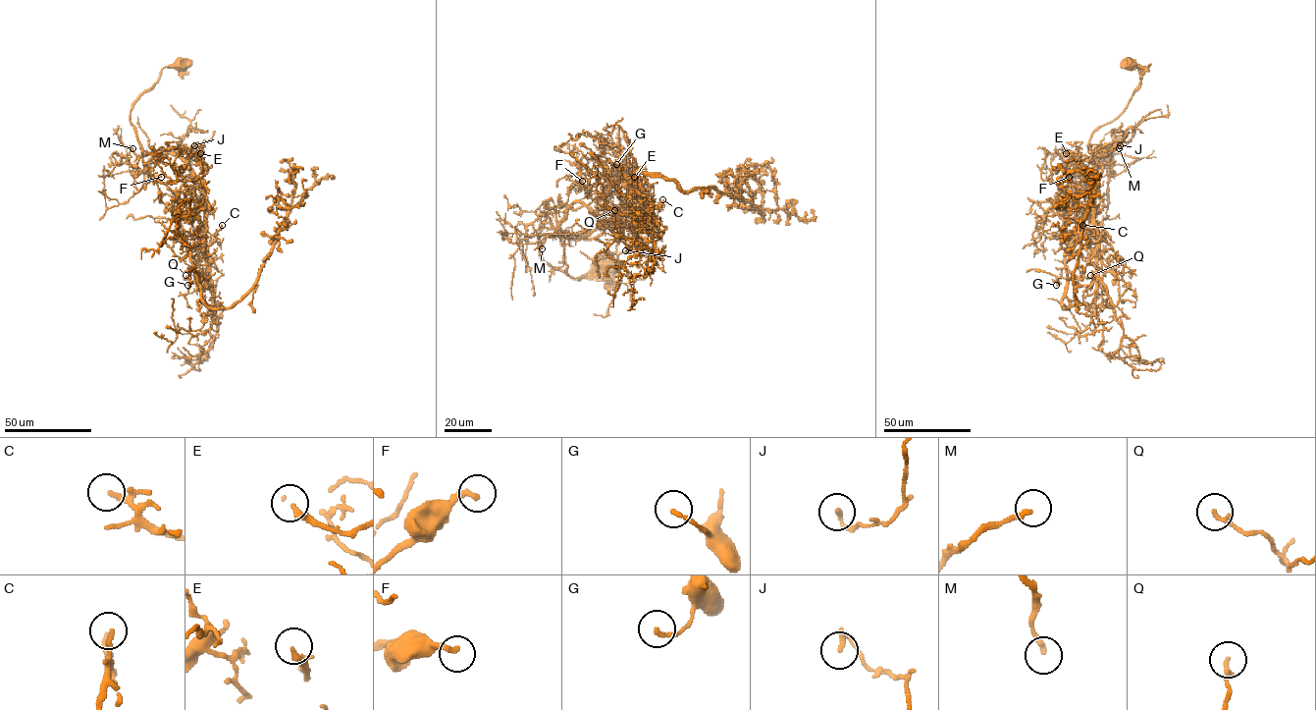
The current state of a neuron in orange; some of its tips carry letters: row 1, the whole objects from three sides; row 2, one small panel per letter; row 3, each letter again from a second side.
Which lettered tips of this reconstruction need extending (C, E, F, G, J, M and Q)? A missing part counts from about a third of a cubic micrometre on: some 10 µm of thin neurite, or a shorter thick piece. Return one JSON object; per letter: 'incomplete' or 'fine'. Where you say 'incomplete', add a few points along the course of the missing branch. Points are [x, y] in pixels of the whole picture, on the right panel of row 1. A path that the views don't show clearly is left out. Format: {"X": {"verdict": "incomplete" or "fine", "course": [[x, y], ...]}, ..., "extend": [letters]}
{"C": {"verdict": "fine"}, "E": {"verdict": "fine"}, "F": {"verdict": "fine"}, "G": {"verdict": "fine"}, "J": {"verdict": "fine"}, "M": {"verdict": "incomplete", "course": [[1119, 148], [1137, 136], [1142, 140], [1142, 147], [1149, 146]]}, "Q": {"verdict": "fine"}, "extend": ["M"]}

